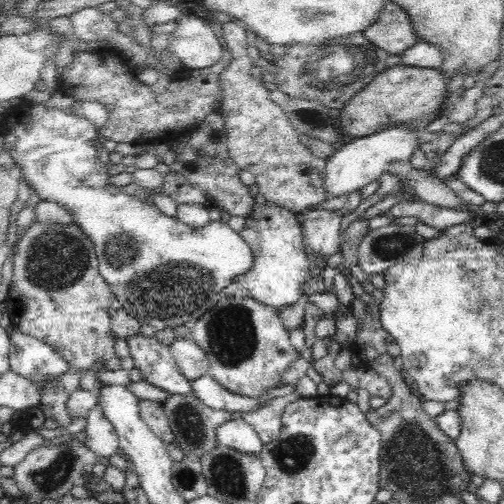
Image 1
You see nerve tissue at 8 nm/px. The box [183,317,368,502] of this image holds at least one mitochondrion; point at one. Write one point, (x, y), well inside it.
(291, 455)

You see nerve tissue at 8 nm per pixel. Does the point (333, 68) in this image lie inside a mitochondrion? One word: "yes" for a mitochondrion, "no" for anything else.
yes

